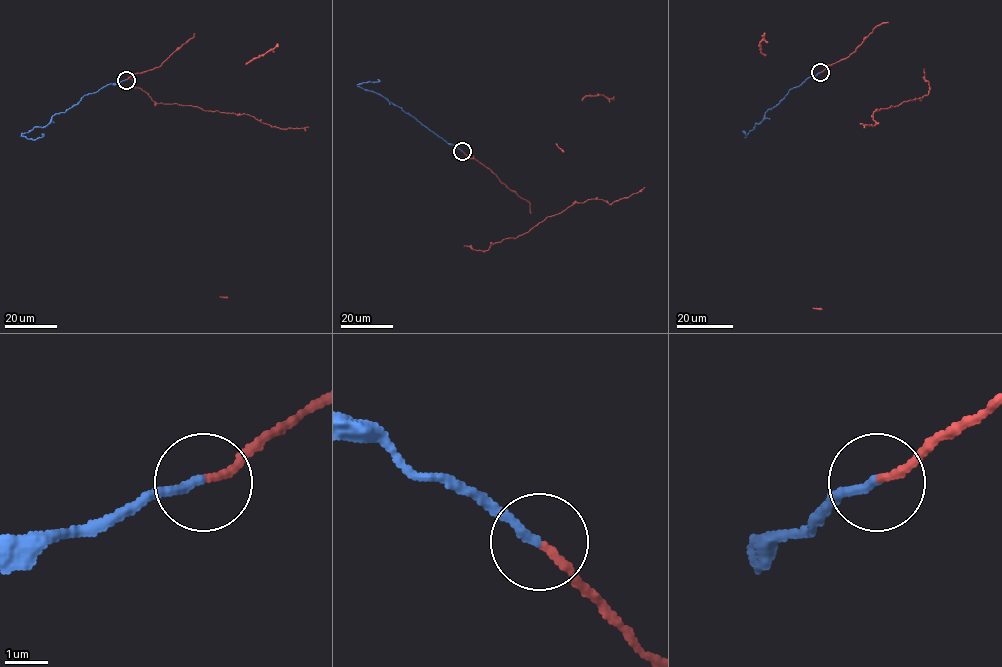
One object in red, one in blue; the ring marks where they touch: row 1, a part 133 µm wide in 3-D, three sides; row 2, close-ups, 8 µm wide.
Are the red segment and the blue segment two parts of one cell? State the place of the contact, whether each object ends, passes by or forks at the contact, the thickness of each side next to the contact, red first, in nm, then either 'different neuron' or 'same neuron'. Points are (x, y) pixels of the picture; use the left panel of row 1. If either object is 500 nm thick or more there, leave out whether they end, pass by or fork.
place (126, 80); red ends; blue ends; calibres 170 and 200 nm; different neuron

